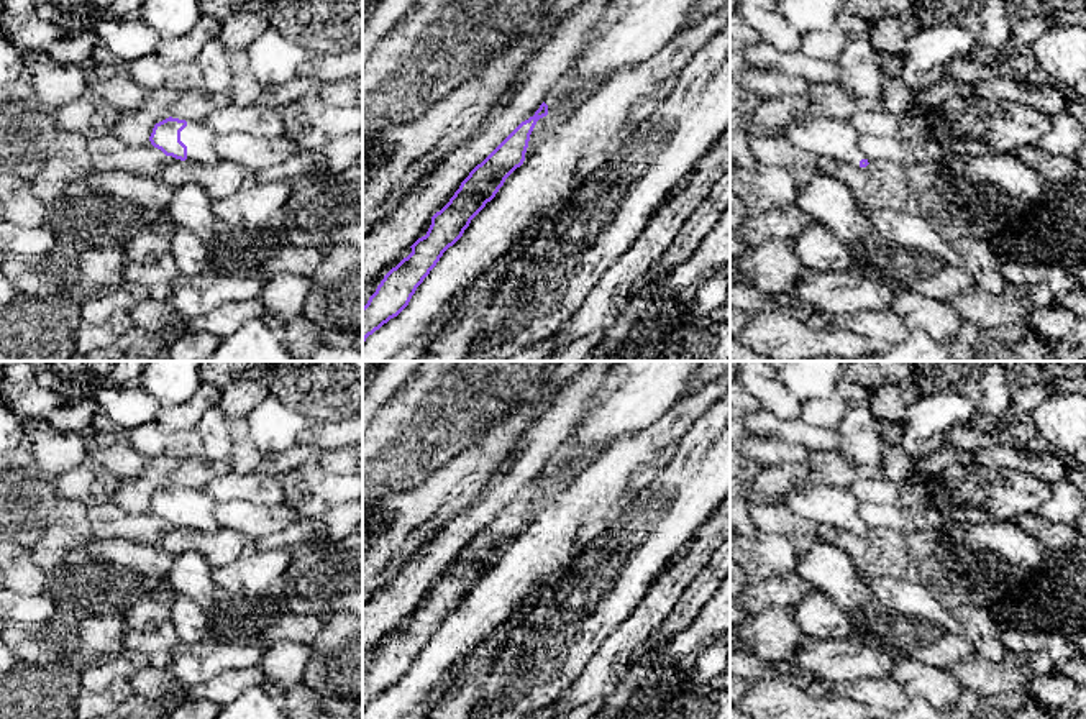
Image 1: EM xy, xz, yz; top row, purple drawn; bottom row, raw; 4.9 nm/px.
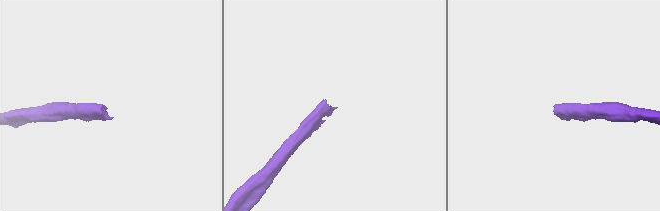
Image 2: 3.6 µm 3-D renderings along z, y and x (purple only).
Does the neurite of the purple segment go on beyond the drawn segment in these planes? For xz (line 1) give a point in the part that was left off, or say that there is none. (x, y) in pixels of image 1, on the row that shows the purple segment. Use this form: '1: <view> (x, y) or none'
1: xz (630, 32)

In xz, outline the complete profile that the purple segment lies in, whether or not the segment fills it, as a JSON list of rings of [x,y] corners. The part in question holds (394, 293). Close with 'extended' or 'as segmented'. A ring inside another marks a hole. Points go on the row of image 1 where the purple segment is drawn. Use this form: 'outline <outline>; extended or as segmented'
outline [[[617,0],[602,20],[586,36],[586,49],[576,57],[576,64],[548,92],[545,102],[533,117],[522,121],[469,176],[449,202],[431,217],[431,225],[425,236],[418,238],[410,248],[412,253],[392,268],[376,292],[363,307],[363,343],[390,318],[397,317],[410,302],[417,287],[436,266],[443,253],[453,246],[469,227],[471,220],[491,202],[505,179],[523,164],[530,135],[536,121],[550,112],[568,107],[579,94],[592,95],[587,85],[595,80],[600,85],[617,72],[628,69],[661,49],[686,25],[687,13],[697,0]]]; extended

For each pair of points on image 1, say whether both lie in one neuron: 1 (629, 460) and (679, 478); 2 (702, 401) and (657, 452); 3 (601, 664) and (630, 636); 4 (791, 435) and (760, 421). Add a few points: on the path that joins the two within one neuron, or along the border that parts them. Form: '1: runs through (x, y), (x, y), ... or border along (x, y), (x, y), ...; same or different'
1: border along (683, 439), (673, 458), (634, 498); different
2: runs through (689, 411), (661, 439); same
3: runs through (607, 659), (624, 642); same
4: runs through (783, 429), (768, 424); same

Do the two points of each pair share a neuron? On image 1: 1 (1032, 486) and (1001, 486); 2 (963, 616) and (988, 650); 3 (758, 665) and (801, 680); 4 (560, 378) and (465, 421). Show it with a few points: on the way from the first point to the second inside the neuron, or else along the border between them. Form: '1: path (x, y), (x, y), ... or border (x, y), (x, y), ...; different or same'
1: path (1024, 486), (1009, 486); same
2: path (971, 624), (986, 642); same
3: path (768, 670), (791, 672); same
4: border (548, 378), (527, 403); different

